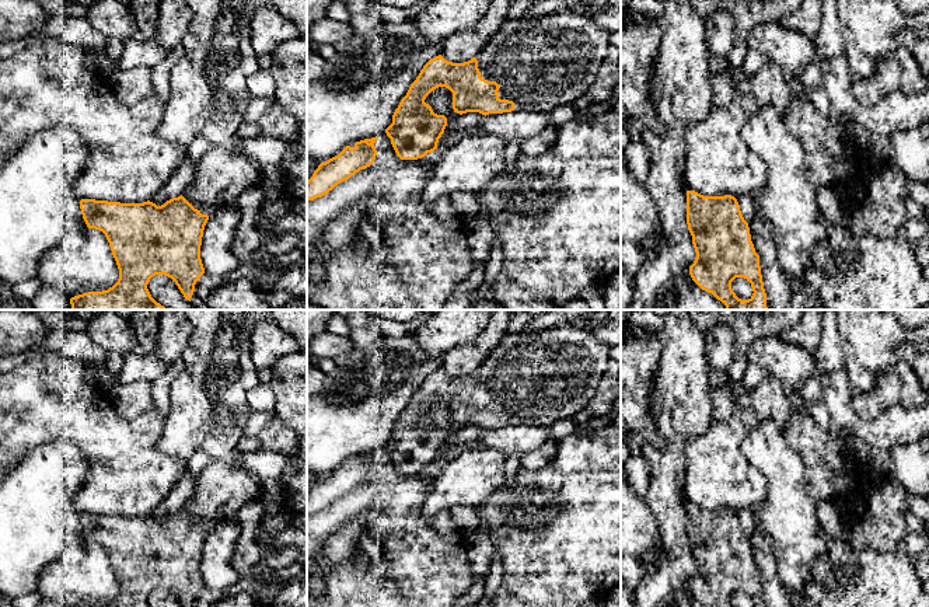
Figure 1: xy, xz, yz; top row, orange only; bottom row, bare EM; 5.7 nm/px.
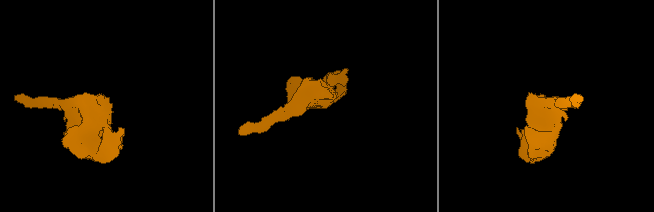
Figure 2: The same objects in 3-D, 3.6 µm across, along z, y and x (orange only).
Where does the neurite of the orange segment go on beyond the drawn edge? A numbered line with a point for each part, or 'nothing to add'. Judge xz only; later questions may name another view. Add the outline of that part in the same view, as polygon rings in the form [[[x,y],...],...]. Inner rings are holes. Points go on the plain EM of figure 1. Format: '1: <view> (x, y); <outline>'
1: xz (541, 377); [[[567,324],[541,332],[507,332],[475,371],[481,391],[500,400],[500,414],[513,415],[516,423],[552,426],[560,419],[573,419],[590,402],[608,369],[611,349],[589,329]]]

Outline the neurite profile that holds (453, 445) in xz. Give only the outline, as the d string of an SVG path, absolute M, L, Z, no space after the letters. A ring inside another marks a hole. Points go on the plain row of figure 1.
M467 426L460 429L454 436L451 436L441 449L441 457L446 460L453 453L461 450L465 446L475 444L482 435L485 433L485 429L479 426Z

